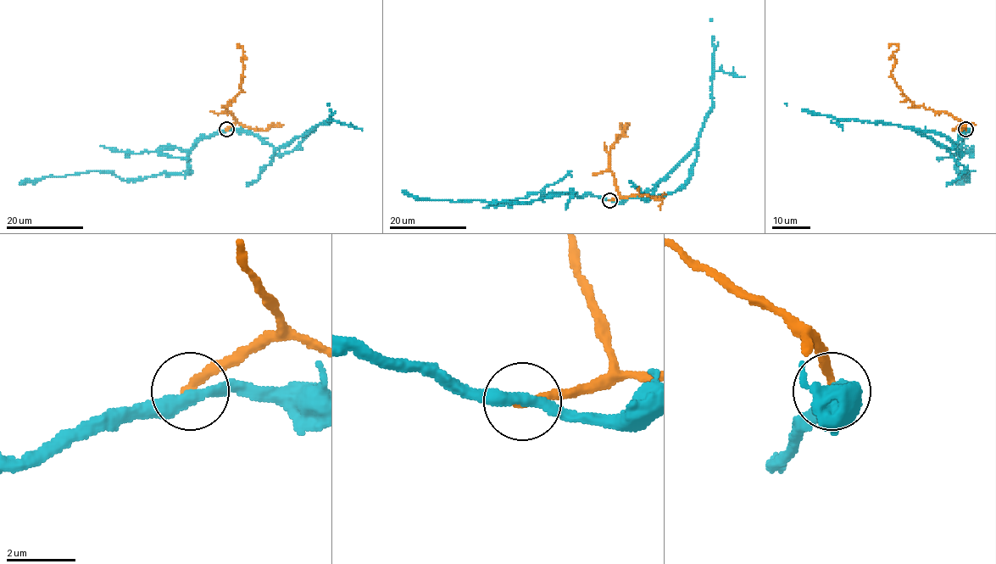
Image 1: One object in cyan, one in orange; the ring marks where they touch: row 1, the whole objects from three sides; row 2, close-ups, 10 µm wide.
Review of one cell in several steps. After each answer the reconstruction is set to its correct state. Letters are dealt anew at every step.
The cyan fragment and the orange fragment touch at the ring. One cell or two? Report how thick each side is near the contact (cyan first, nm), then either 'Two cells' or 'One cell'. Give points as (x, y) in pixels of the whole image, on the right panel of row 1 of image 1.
Thickness 360 nm (cyan) against 260 nm. Two cells

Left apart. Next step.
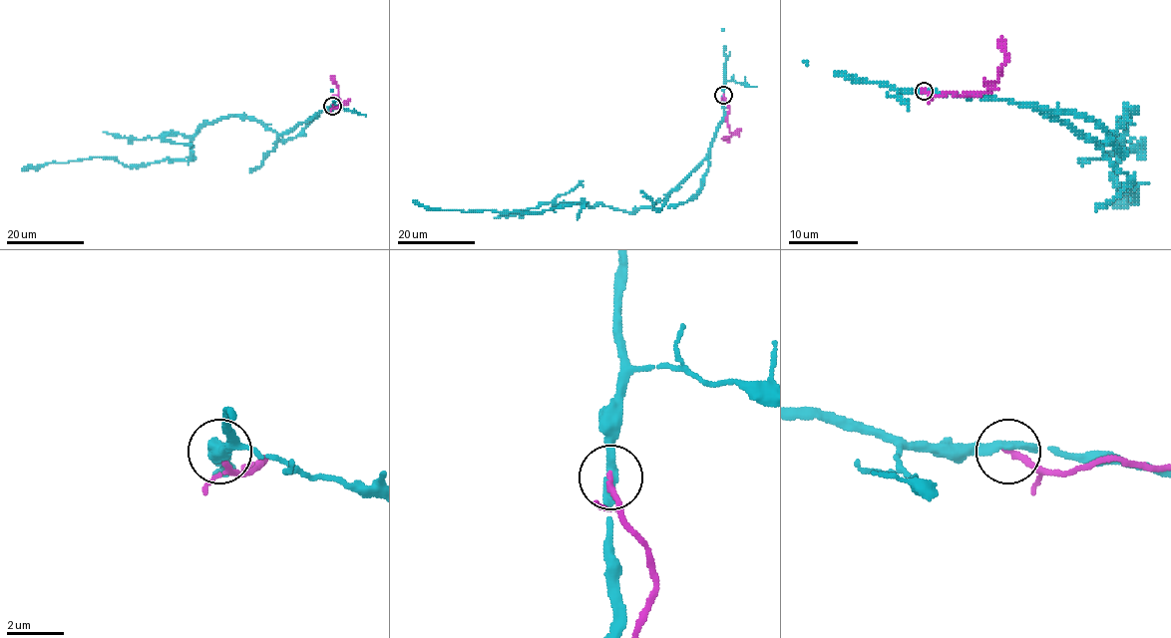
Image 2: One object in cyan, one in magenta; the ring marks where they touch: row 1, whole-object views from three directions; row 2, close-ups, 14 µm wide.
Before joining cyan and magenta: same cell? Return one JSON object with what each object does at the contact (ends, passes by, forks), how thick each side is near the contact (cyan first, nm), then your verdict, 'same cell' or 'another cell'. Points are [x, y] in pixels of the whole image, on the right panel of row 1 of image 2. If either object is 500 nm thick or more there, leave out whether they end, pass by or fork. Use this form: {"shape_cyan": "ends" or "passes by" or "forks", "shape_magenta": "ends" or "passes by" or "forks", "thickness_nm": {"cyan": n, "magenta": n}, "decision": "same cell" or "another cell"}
{"shape_cyan": "passes by", "shape_magenta": "ends", "thickness_nm": {"cyan": 280, "magenta": 200}, "decision": "another cell"}

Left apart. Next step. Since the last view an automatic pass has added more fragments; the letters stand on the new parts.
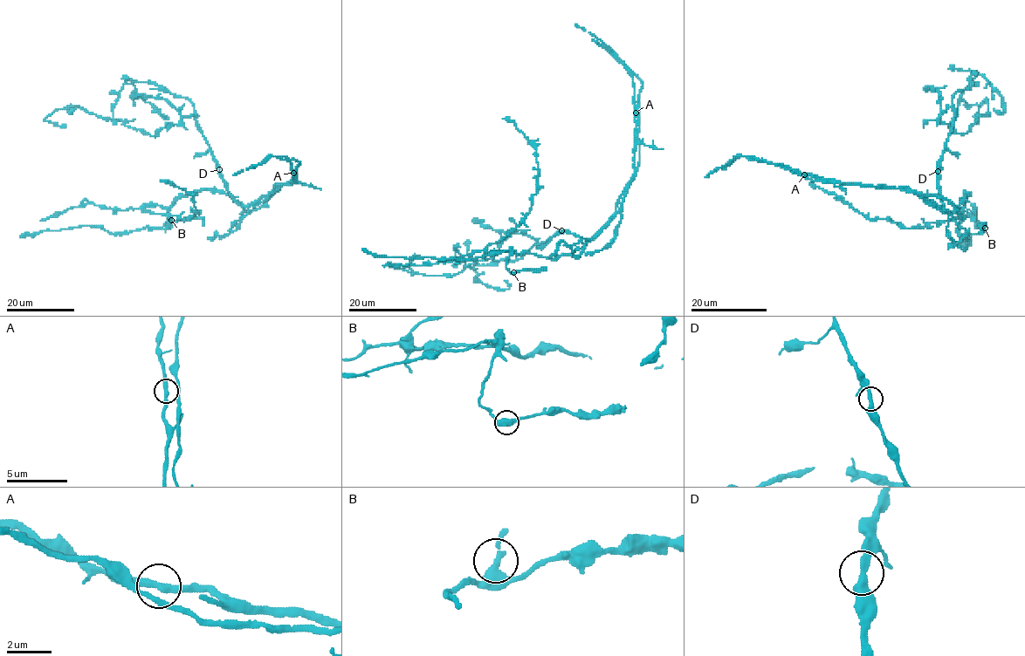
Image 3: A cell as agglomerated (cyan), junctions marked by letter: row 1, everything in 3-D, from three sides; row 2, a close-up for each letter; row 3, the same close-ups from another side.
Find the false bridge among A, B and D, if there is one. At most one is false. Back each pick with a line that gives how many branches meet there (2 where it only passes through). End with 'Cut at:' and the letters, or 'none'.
A: Branches: 2
Cut at: A

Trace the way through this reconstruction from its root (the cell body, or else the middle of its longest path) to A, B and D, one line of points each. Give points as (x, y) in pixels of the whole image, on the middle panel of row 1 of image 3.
A: (575, 235), (591, 239), (621, 206), (634, 173), (636, 112)
B: (575, 235), (587, 239), (588, 242), (553, 258), (527, 252), (516, 254), (512, 249), (505, 267), (513, 272)
D: (575, 235), (562, 230)

